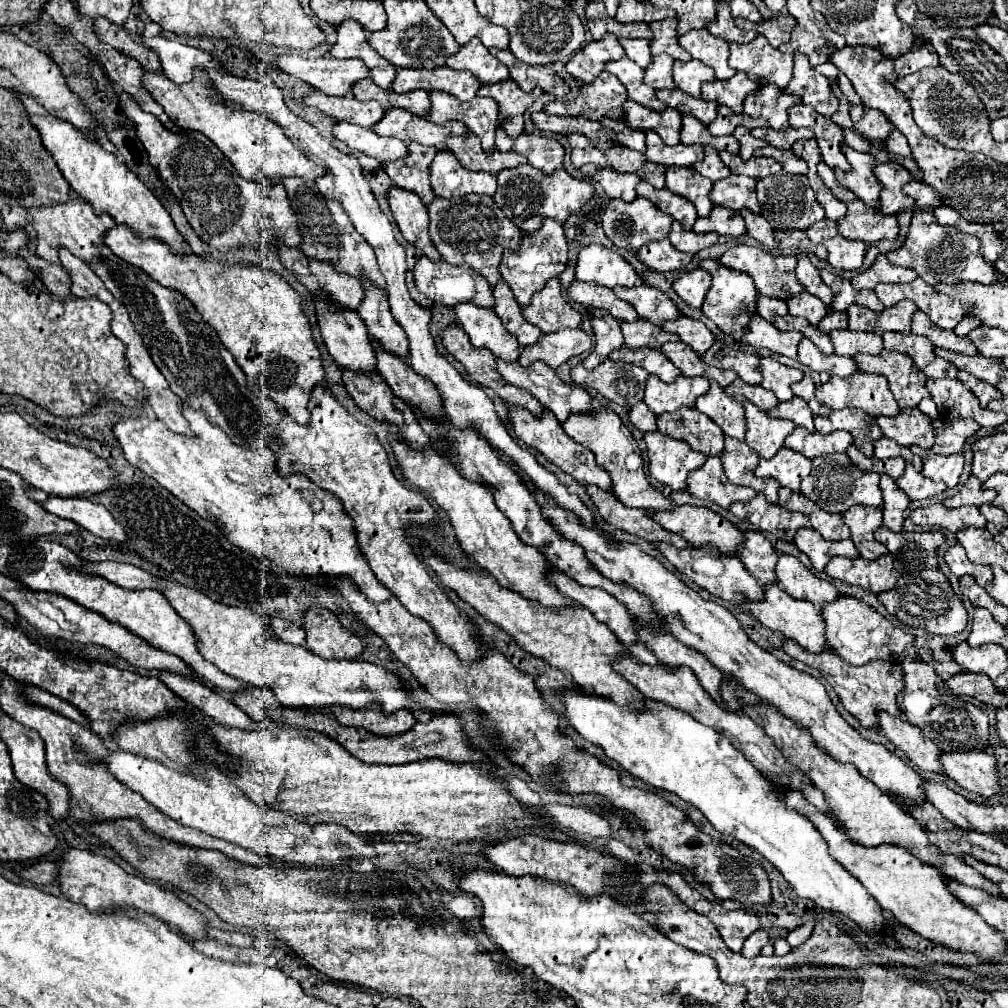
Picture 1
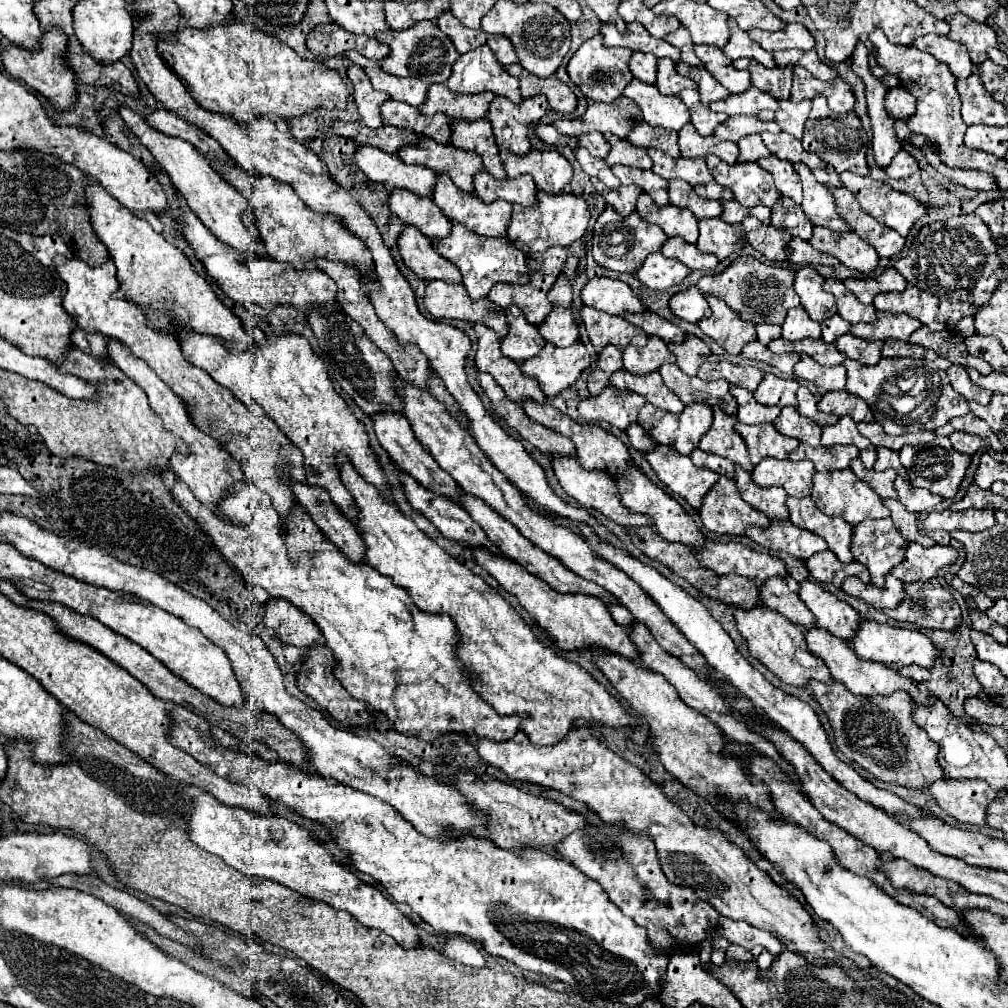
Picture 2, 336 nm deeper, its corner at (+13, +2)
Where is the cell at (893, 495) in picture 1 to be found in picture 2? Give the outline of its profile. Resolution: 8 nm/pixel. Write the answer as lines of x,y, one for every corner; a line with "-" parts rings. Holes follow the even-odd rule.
887,500
887,506
891,510
891,520
897,526
897,530
903,534
903,538
907,538
909,542
917,542
923,546
933,546
935,542
927,536
921,534
919,526
917,526
917,518
913,512
909,512
899,500

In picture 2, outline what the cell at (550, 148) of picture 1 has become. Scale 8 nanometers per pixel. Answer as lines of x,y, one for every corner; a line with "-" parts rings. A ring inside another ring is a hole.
531,150
523,156
501,152
501,156
509,178
531,174
543,192
561,192
573,176
571,164
557,150

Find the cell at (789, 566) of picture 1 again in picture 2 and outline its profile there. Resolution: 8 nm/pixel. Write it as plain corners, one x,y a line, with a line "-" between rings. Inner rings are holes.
799,582
799,598
805,602
805,606
813,612
815,624
843,640
849,640
859,622
861,616
843,600
833,596
831,592
823,590
815,582

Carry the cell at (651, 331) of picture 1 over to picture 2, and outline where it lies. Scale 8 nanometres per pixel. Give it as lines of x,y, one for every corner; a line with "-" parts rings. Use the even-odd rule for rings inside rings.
661,338
647,340
647,346
627,346
623,350
623,366
633,374
647,374
657,370
663,362
675,362
675,356
667,350

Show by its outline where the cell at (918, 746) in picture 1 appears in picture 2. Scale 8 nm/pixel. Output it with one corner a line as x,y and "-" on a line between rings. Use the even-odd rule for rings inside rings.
943,778
927,786
927,792
947,814
967,824
985,824
987,804
997,798
997,790
991,790
987,782
967,778
959,782

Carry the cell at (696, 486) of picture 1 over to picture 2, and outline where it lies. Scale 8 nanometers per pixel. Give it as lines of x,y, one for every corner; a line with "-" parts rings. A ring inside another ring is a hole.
719,476
717,484
703,496
699,508
701,522
707,530
717,534
745,534
747,524
769,526
769,518
743,502
741,494
735,488
735,482

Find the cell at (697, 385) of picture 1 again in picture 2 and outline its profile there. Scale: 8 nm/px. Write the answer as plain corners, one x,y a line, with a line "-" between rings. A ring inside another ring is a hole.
645,402
637,422
657,444
667,444
679,454
689,454
693,448
697,448
701,436
711,426
711,420
713,412
707,402
693,402
679,414
659,410

